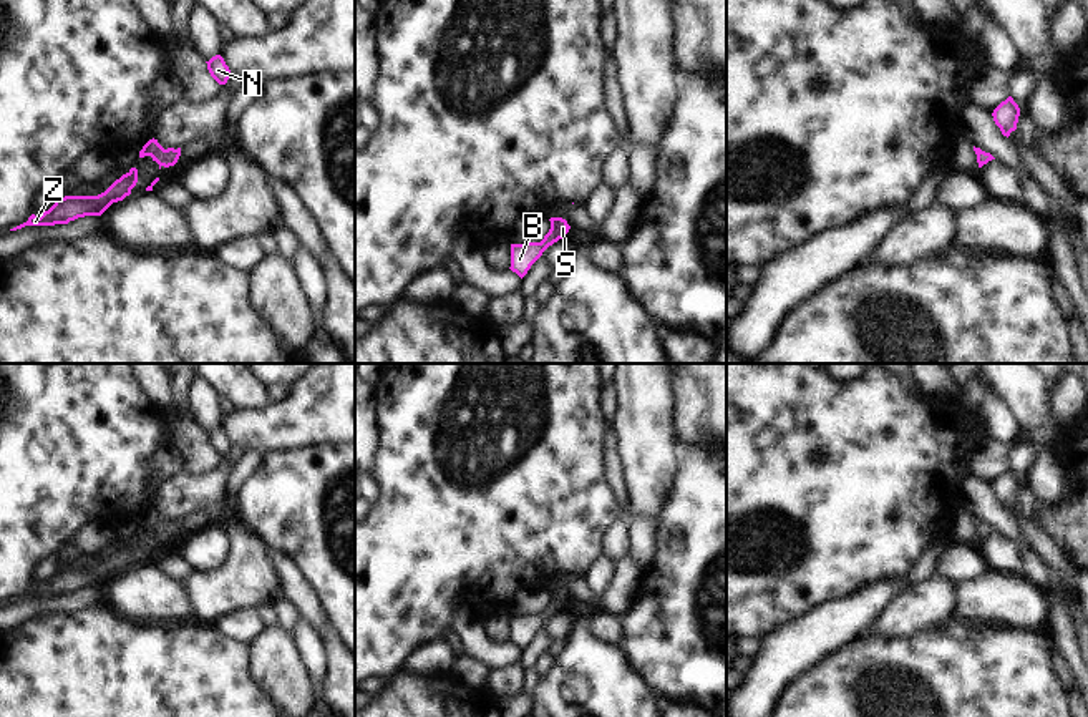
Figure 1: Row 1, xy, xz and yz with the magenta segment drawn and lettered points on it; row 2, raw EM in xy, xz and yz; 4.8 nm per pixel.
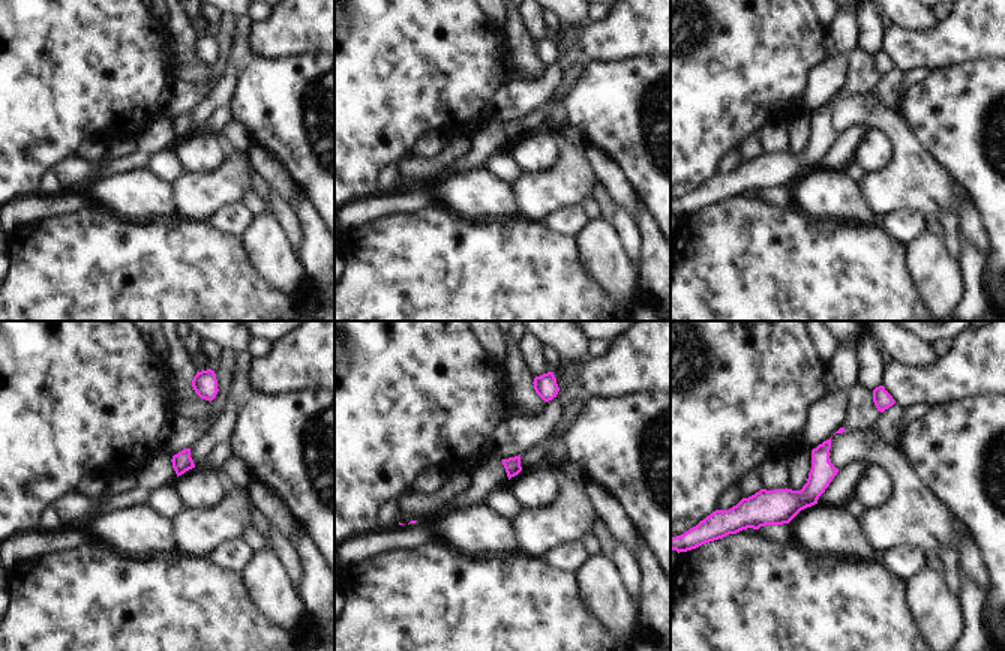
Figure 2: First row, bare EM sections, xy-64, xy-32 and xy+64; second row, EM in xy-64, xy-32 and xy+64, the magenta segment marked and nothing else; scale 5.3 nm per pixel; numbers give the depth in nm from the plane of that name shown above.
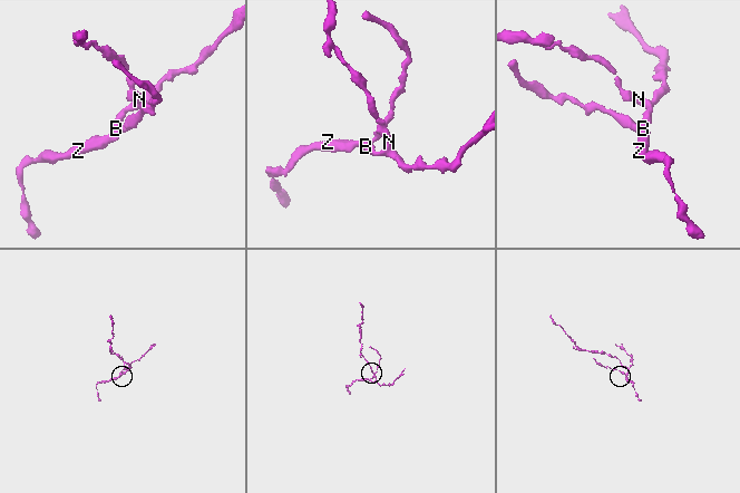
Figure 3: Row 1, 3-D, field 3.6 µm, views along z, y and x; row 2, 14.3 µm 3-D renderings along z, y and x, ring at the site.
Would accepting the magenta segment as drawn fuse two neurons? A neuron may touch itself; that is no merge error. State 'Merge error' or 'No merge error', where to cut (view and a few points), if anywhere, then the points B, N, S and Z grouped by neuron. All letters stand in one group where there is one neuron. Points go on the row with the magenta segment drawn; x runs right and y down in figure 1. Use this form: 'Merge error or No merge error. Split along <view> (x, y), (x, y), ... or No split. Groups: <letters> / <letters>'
No merge error. No split. Groups: B N S Z

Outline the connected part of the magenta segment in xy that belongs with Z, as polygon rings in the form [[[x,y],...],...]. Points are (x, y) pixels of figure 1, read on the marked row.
[[[131,168],[126,174],[116,179],[104,193],[98,196],[65,196],[58,198],[55,204],[40,217],[32,214],[27,222],[10,229],[17,231],[25,226],[55,226],[68,224],[85,216],[101,216],[113,202],[123,201],[131,194],[138,183],[138,169]]]

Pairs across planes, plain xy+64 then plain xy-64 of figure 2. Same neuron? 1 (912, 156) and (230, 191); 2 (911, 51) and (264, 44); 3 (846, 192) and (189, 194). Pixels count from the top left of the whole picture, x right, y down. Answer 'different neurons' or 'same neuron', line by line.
1: same neuron
2: same neuron
3: different neurons

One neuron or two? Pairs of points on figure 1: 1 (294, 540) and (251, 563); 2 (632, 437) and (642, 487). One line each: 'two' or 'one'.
1: two
2: one

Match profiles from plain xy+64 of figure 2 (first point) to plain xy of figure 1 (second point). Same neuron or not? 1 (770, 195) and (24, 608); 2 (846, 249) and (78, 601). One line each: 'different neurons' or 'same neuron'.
1: same neuron
2: different neurons

